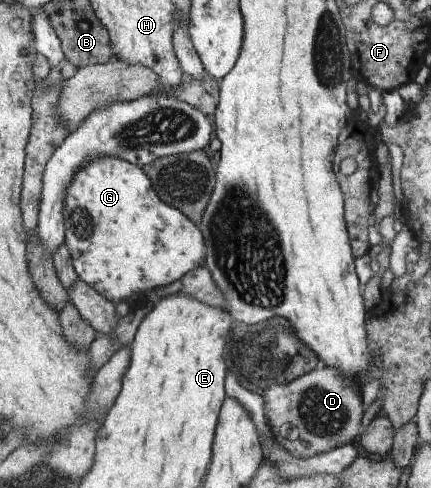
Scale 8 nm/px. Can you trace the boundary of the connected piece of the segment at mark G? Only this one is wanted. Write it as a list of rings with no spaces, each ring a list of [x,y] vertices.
[[[114,156],[92,160],[77,173],[65,201],[65,228],[65,242],[73,253],[79,279],[115,304],[138,291],[146,293],[183,279],[205,261],[205,235],[199,226],[185,213],[162,201],[142,167]]]

